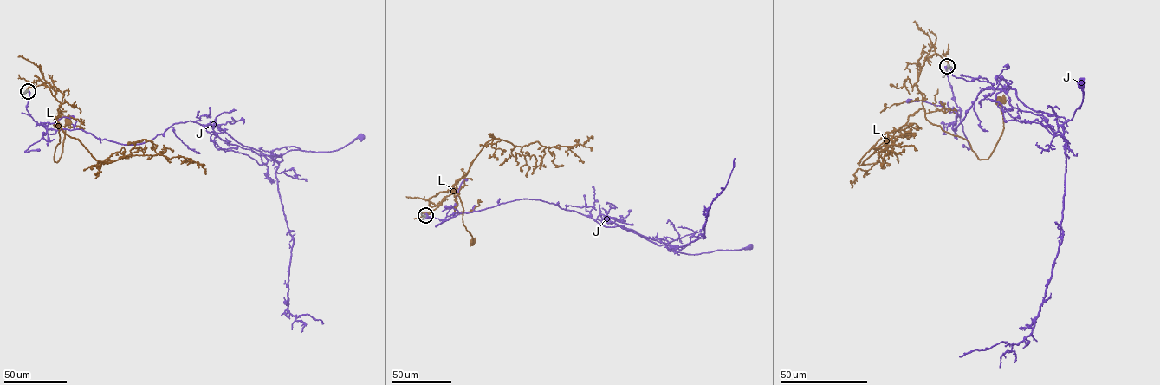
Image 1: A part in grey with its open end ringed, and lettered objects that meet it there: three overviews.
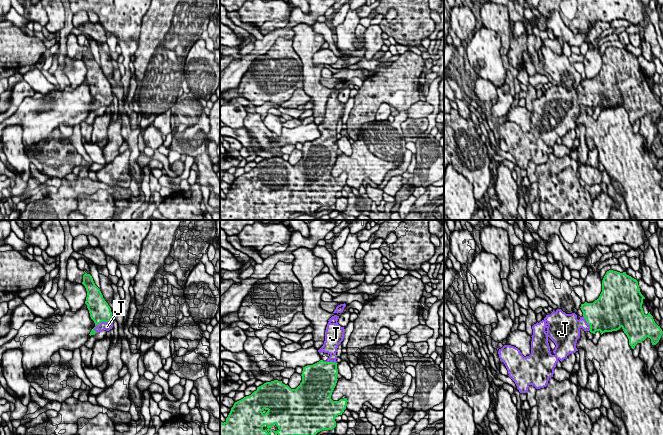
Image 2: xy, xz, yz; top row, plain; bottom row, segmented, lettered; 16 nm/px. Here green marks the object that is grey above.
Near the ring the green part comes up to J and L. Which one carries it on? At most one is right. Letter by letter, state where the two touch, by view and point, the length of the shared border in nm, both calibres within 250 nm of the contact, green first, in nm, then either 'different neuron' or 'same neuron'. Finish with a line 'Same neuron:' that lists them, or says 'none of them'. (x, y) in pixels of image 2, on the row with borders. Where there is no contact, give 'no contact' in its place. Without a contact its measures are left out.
J: xy (100, 322) | 340 nm | 340/140 nm | same neuron
L: no contact | different neuron
Same neuron: J

